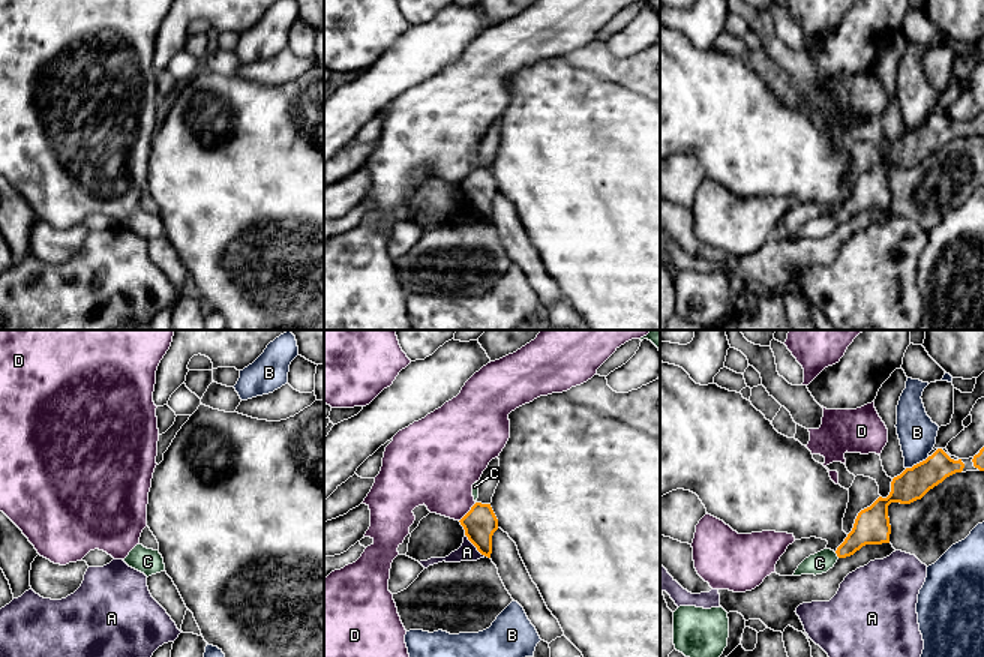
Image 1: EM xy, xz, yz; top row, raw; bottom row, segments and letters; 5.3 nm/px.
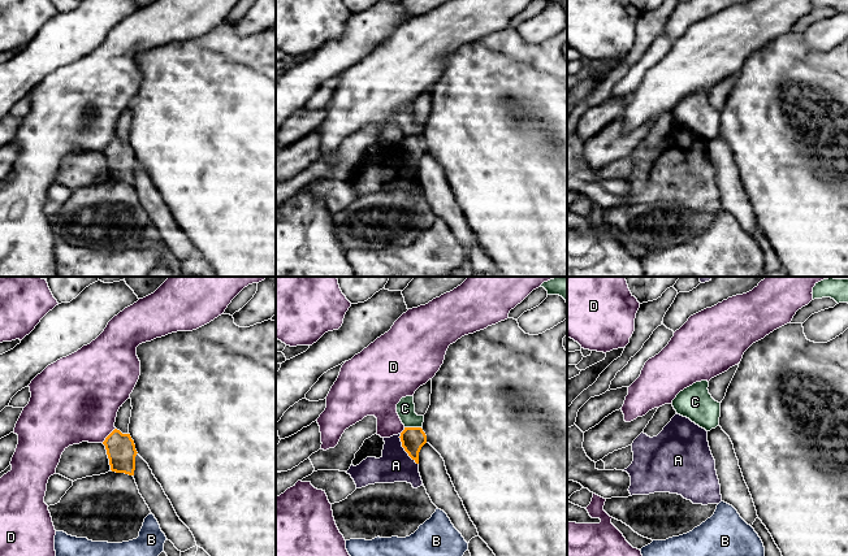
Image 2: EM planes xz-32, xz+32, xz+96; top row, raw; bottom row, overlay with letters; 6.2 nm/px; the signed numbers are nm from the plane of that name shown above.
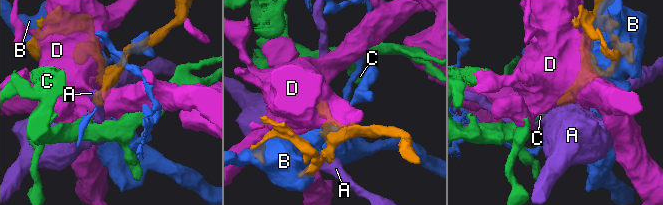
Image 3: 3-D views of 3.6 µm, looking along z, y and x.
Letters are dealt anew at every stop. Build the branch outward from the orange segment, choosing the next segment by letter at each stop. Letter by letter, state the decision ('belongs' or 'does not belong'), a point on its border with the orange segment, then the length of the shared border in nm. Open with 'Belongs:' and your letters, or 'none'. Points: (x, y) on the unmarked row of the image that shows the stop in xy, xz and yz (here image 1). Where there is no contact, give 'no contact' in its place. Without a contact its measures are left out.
Belongs: none
A: does not belong; meets orange in xz at (474, 209); contact 160 nm long
B: does not belong; meets orange in yz at (917, 128); contact 140 nm long
C: does not belong; meets orange in yz at (837, 219); contact 40 nm long
D: does not belong; meets orange in xz at (468, 176); contact 140 nm long

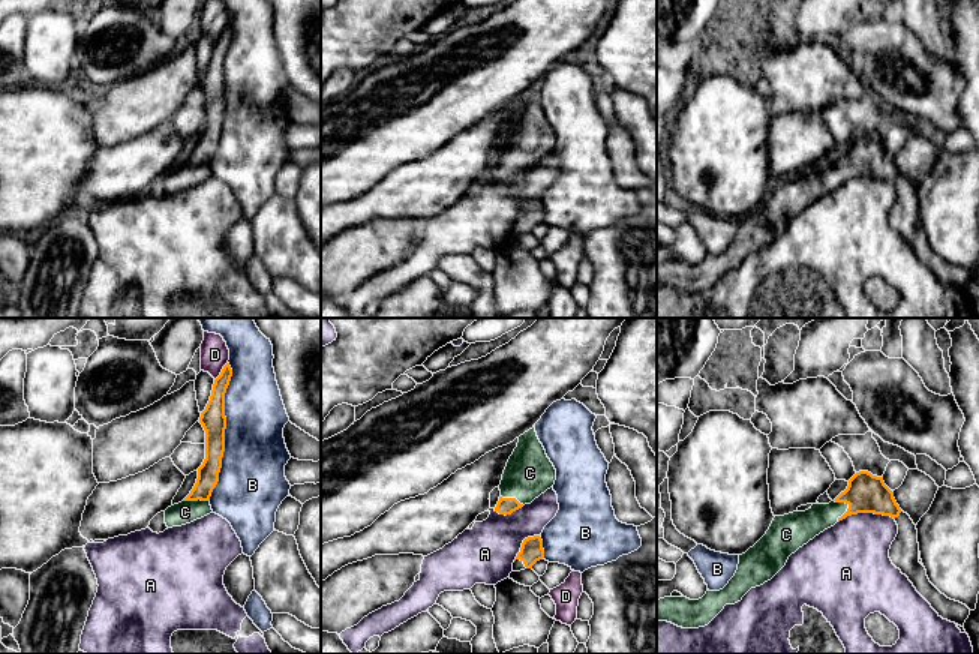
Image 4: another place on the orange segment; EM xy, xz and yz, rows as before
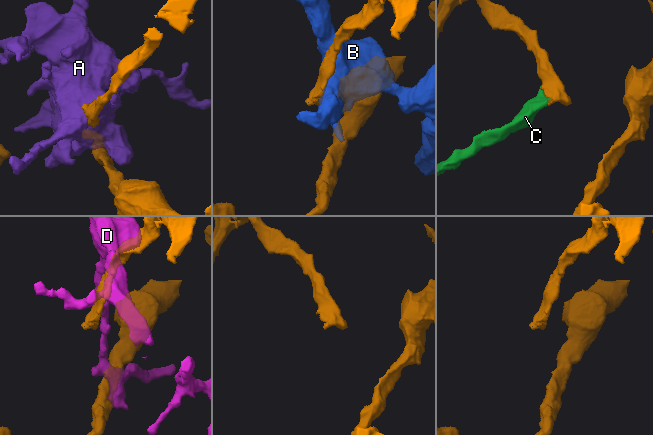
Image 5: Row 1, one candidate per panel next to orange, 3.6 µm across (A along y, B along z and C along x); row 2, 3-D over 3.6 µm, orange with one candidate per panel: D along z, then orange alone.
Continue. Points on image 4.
Belongs: C
A: does not belong; meets orange in yz at (865, 176); contact 300 nm long
B: does not belong; meets orange in xy at (224, 95); contact 750 nm long
C: belongs; meets orange in yz at (849, 171); contact 120 nm long
D: does not belong; meets orange in xy at (222, 35); contact 120 nm long

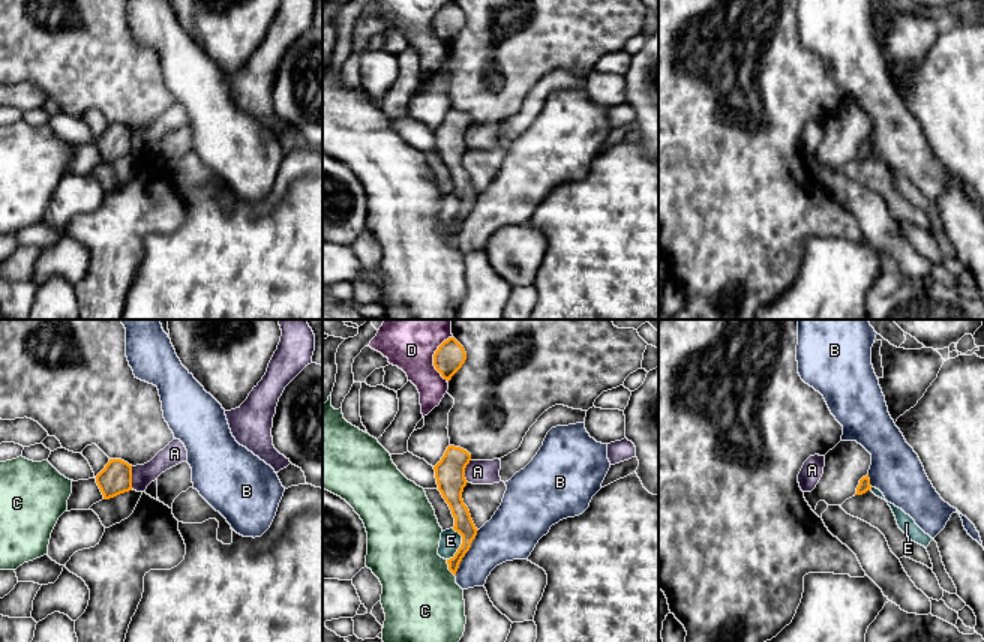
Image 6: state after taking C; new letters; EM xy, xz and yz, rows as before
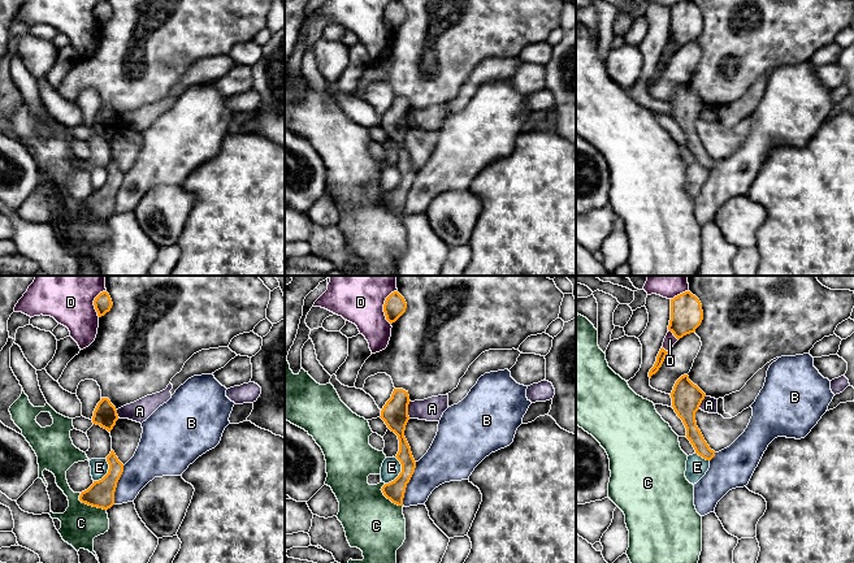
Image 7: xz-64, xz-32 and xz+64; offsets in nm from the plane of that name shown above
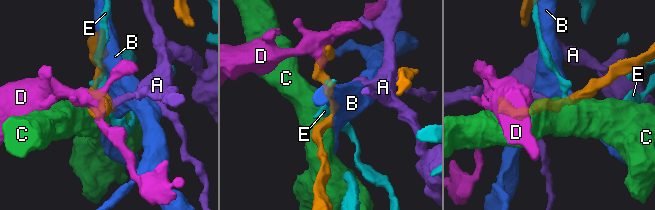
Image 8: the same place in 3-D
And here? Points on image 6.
Belongs: none
A: does not belong; meets orange in xz at (464, 135); contact 130 nm long
B: does not belong; meets orange in xz at (467, 215); contact 280 nm long
C: does not belong; meets orange in xz at (449, 233); contact 110 nm long
D: does not belong; meets orange in xz at (434, 21); contact 240 nm long
E: does not belong; meets orange in xz at (461, 209); contact 180 nm long

